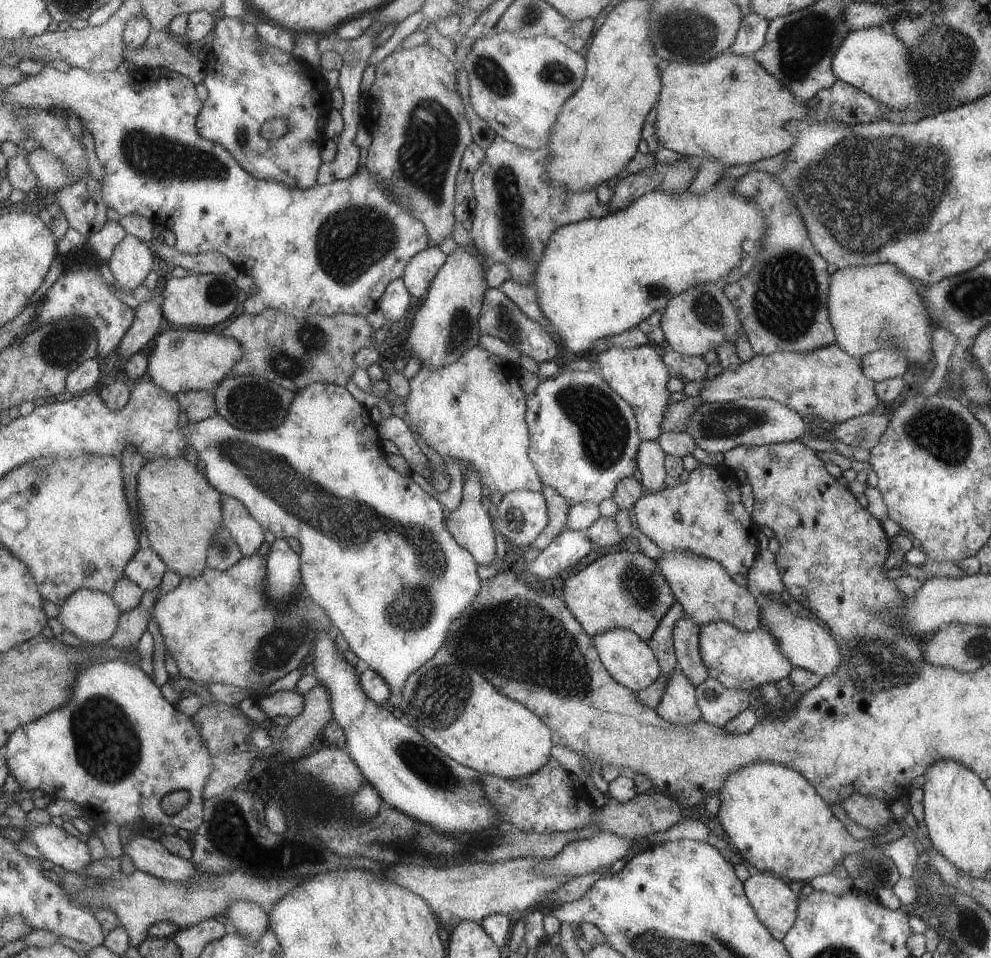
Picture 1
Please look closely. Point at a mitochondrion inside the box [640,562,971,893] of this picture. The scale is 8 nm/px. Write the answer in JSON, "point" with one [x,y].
{"point":[885,652]}

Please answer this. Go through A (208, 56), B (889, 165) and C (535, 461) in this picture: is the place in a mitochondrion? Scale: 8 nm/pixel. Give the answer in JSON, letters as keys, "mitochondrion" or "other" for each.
{"A":"other","B":"mitochondrion","C":"other"}

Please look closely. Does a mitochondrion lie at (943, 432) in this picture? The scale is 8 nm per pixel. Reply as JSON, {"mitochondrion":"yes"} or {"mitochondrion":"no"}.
{"mitochondrion":"yes"}

